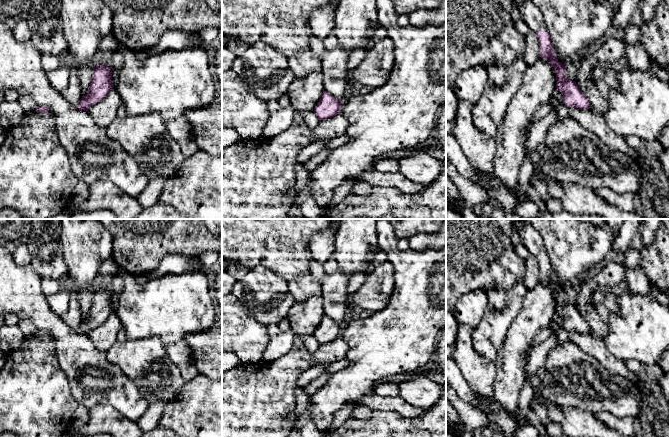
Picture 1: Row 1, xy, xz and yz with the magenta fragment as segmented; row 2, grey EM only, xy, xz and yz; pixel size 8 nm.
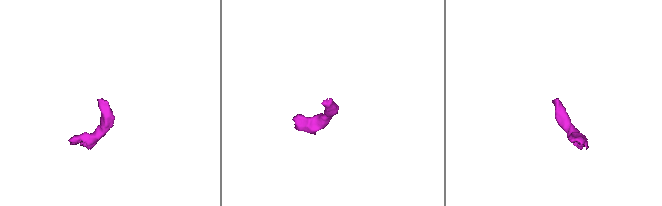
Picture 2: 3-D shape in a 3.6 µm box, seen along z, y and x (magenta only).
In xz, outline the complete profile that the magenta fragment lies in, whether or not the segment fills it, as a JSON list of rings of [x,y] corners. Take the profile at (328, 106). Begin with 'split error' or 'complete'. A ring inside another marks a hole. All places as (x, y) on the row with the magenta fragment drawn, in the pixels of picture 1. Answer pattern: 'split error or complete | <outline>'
complete | [[[324,91],[321,99],[315,106],[315,114],[320,120],[332,118],[340,113],[342,101],[333,97],[329,92]]]

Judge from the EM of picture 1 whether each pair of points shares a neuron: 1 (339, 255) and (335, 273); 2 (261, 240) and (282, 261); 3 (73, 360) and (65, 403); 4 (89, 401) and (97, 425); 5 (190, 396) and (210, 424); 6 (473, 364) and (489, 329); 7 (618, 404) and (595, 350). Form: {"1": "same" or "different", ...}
{"1": "different", "2": "same", "3": "different", "4": "different", "5": "same", "6": "different", "7": "different"}

